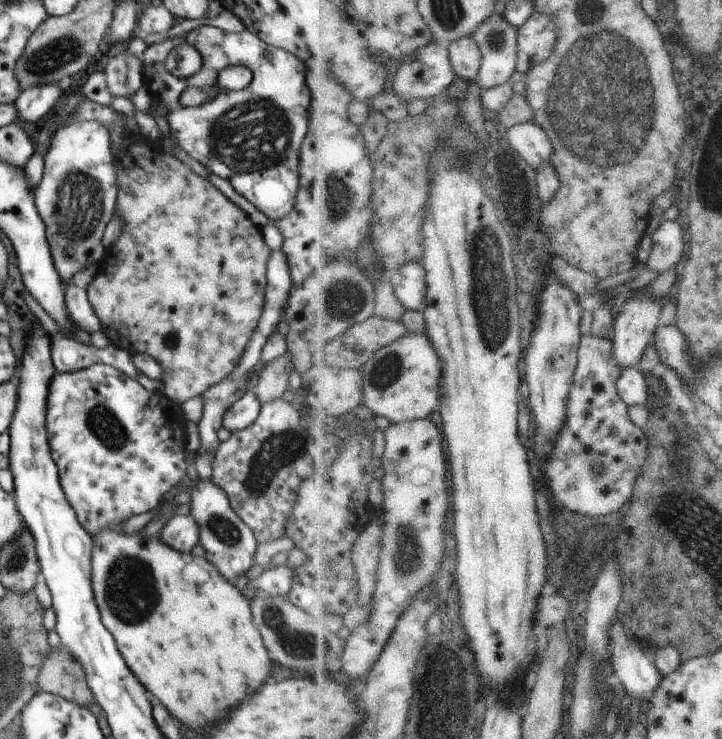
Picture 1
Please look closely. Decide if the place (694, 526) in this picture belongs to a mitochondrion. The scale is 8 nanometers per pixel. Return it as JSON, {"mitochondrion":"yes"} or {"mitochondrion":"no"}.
{"mitochondrion":"yes"}

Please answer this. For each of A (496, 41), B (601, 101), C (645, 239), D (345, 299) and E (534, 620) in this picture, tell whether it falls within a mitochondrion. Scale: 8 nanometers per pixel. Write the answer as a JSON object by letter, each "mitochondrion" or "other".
{"A":"mitochondrion","B":"mitochondrion","C":"other","D":"mitochondrion","E":"other"}

